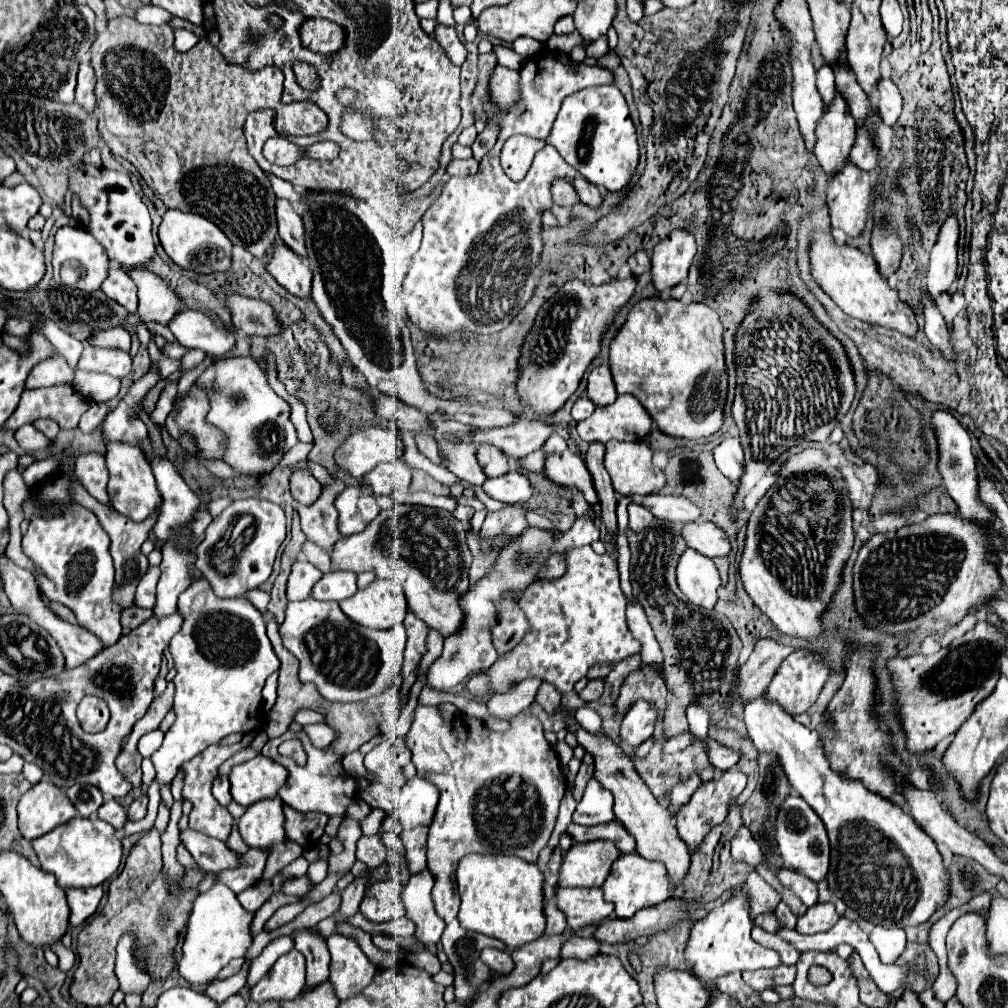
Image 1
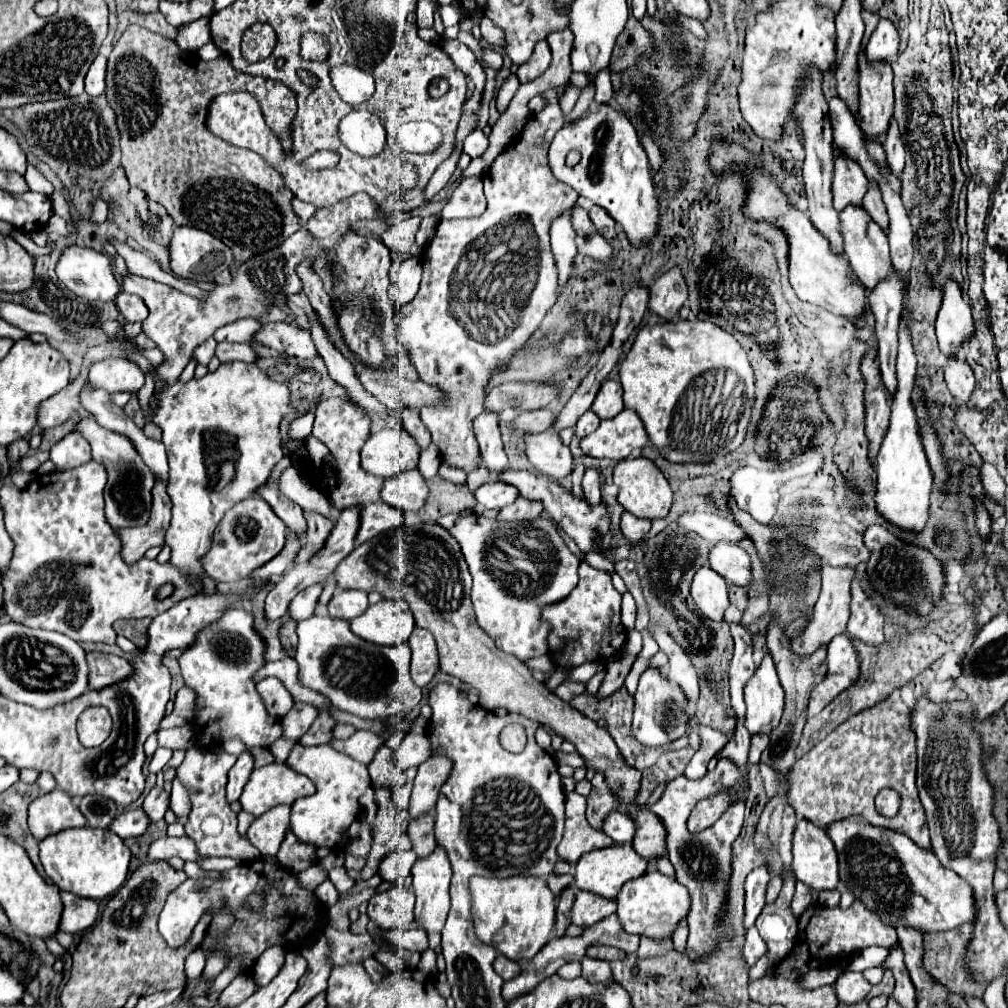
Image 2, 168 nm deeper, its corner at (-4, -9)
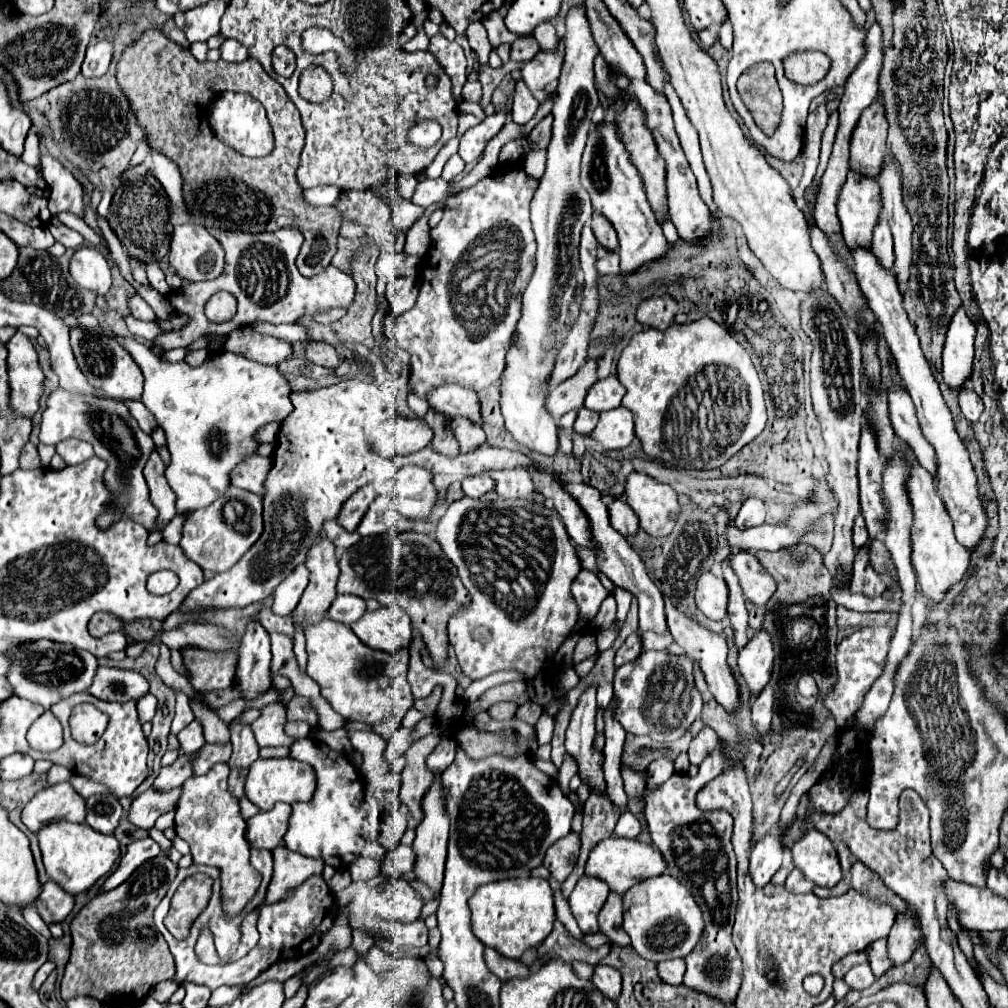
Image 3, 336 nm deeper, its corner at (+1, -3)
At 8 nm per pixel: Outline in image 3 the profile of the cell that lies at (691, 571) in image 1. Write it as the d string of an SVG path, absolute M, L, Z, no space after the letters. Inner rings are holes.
M710 571L702 573L696 583L696 605L708 619L724 619L728 603L728 587L722 577L712 575Z

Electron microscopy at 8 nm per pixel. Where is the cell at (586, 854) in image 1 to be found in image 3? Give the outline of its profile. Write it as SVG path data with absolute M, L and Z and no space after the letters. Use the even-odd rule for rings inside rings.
M610 837L600 841L586 863L584 873L590 877L596 877L600 881L604 881L612 893L624 893L628 891L628 887L636 885L640 879L648 879L652 875L660 875L664 873L666 863L660 855L660 851L656 851L654 843L640 843L636 839L622 839L622 837Z

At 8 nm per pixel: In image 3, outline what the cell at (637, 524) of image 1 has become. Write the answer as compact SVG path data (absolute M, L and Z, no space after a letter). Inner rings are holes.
M616 499L614 503L610 503L608 505L608 513L610 513L612 527L618 533L622 533L624 537L630 537L630 535L634 535L640 529L640 523L636 519L636 513L622 499Z

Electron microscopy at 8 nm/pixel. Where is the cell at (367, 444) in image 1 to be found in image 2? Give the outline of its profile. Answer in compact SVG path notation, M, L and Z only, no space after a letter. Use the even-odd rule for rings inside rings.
M403 427L381 429L373 433L361 449L361 465L365 471L381 477L393 477L401 471L415 469L421 447Z

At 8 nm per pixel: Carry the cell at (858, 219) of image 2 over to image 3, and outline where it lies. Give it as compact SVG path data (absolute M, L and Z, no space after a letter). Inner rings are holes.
M856 247L856 249L850 249L850 253L854 259L854 273L856 273L856 279L860 283L860 289L864 291L870 309L878 317L878 323L882 327L882 335L894 353L894 359L898 365L898 375L900 375L902 383L908 387L906 391L910 393L910 397L914 401L916 417L918 417L922 435L926 437L926 441L936 451L936 489L938 489L940 499L946 505L946 511L952 517L956 539L964 547L974 549L976 543L982 539L984 529L986 529L986 511L978 499L976 475L974 475L972 463L968 459L968 451L964 449L964 445L962 445L962 441L954 429L952 415L950 415L950 411L942 399L942 393L940 393L938 383L930 371L930 365L922 355L918 335L914 333L910 321L906 317L902 293L898 289L896 275L892 269L886 269L878 261L878 257L872 253L870 247Z

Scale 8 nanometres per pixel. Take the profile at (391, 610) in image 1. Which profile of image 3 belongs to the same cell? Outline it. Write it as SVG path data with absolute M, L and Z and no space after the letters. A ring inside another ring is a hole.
M398 605L366 611L358 621L350 625L350 629L368 647L388 653L406 647L412 641L410 617Z

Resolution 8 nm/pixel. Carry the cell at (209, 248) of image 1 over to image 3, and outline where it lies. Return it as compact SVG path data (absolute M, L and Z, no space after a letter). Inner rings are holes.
M176 225L170 241L170 265L188 281L208 281L224 269L224 249L202 225Z

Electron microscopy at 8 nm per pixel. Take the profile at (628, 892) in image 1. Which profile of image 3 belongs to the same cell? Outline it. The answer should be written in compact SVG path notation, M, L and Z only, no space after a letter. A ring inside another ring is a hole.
M668 873L644 879L630 887L622 897L622 907L624 931L630 935L632 947L640 957L656 963L674 957L686 957L698 943L704 929L702 911L692 899L690 891Z

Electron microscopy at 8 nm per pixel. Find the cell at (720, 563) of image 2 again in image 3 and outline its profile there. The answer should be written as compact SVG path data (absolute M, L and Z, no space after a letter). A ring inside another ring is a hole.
M748 551L730 553L726 557L728 565L734 569L740 587L744 591L744 597L756 605L764 605L772 593L776 591L776 581L770 577L770 573L758 563L758 559Z

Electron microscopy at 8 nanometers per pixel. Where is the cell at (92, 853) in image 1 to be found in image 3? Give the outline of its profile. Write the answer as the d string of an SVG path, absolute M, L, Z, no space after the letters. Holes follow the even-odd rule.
M70 821L48 823L38 831L38 843L48 877L72 895L88 891L100 877L112 871L116 859L120 857L120 843L116 841L116 837L98 833L86 823L82 825Z

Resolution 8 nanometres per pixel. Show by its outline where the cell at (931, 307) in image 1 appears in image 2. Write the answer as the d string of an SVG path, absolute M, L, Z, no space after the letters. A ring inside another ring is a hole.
M945 357L945 381L951 395L961 405L965 405L975 387L975 377L971 367L965 361L959 361L957 357Z

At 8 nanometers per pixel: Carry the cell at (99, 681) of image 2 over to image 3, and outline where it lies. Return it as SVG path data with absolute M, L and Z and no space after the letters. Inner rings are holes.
M98 665L94 681L88 689L90 695L100 697L104 701L128 701L128 699L140 699L148 693L148 681L138 671L130 669L116 669Z

